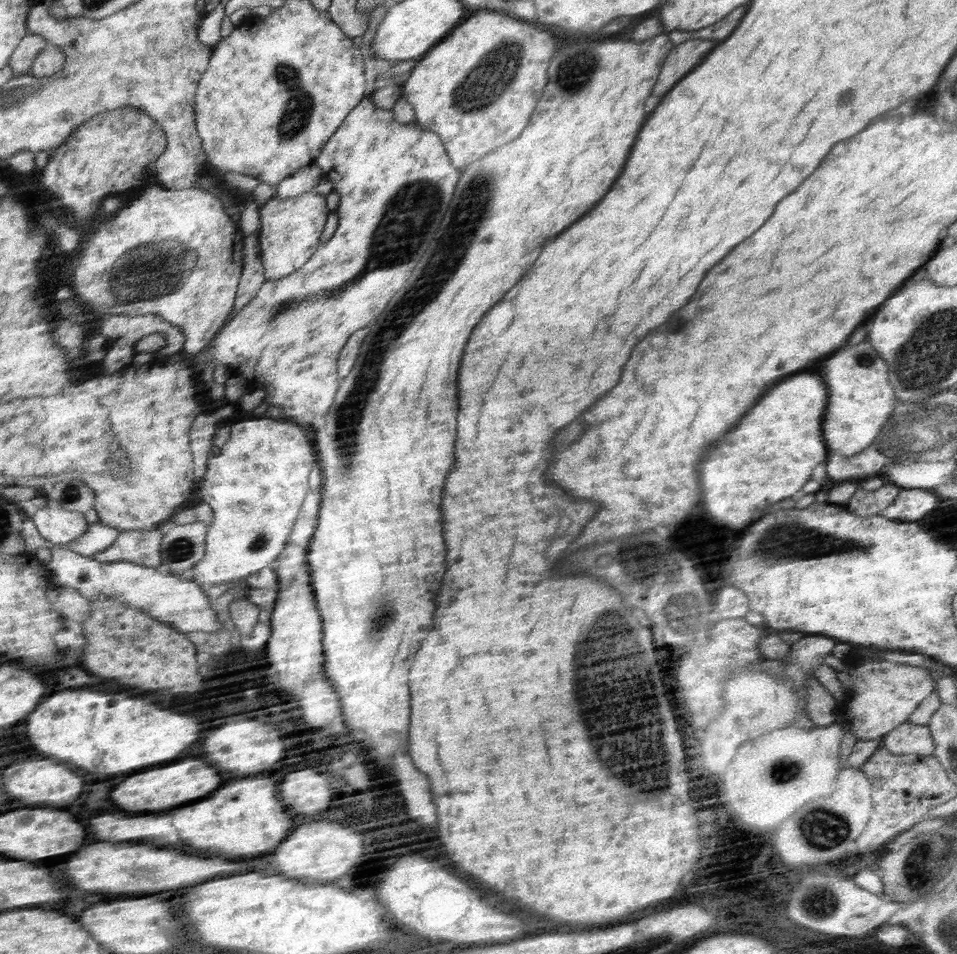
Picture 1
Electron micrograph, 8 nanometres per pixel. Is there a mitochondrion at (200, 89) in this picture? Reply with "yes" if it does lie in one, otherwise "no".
no

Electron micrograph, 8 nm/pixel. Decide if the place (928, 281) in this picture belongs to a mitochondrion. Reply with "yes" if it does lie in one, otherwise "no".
no

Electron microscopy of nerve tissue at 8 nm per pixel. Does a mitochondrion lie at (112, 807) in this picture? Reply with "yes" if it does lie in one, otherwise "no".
no

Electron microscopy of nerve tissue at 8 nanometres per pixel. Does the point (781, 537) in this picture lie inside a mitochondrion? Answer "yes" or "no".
yes

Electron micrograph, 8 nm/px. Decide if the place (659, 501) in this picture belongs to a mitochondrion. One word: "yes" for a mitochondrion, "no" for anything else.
no

